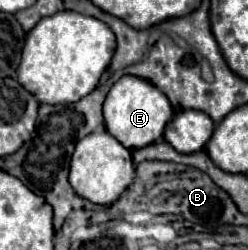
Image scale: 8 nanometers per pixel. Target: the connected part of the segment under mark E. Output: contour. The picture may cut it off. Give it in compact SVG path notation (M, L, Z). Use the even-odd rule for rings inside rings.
M125 75L107 93L107 99L105 99L105 105L103 105L103 115L105 115L107 131L123 147L139 149L139 147L147 147L147 143L153 143L159 137L163 137L165 125L173 117L173 107L169 103L169 99L155 85L151 85L145 79Z

